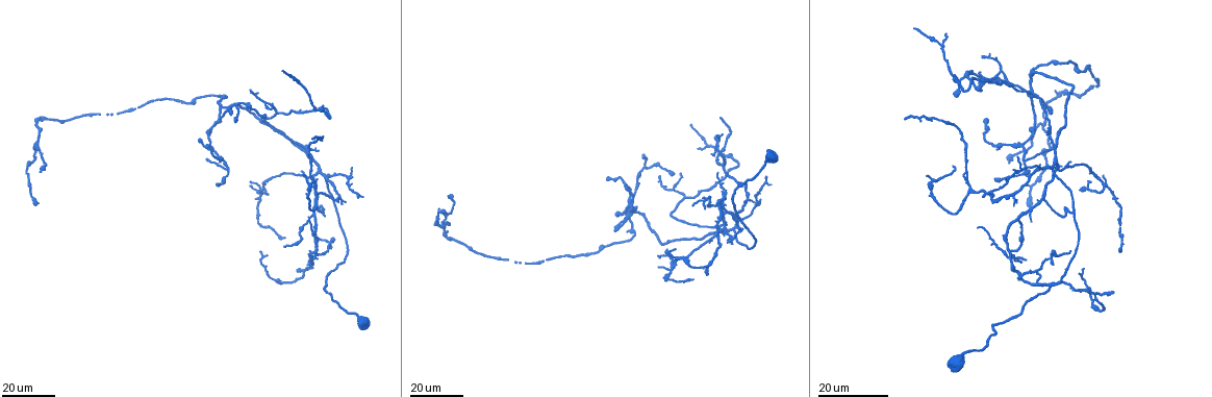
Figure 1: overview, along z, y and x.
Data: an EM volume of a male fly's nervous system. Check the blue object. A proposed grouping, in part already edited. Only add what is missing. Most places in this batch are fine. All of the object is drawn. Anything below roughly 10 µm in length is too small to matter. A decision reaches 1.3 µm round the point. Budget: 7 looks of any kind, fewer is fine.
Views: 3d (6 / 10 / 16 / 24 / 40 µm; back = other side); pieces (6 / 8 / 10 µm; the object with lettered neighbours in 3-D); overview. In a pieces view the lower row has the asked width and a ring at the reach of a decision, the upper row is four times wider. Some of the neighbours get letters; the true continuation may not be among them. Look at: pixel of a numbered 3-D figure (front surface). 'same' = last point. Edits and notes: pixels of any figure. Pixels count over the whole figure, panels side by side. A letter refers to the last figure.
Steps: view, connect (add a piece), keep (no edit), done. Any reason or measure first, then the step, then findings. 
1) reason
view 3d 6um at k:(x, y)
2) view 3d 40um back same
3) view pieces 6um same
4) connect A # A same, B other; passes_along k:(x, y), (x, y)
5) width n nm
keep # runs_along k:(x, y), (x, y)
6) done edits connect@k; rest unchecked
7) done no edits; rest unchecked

branch stops here
view 3d 16um at 1:(285, 246)

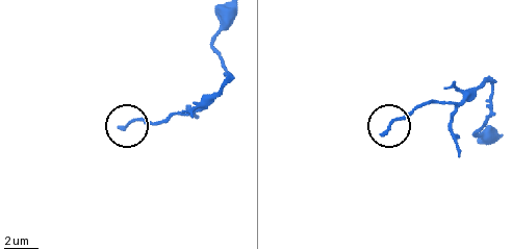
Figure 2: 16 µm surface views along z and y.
view pieces 8um at 2:(383, 133)

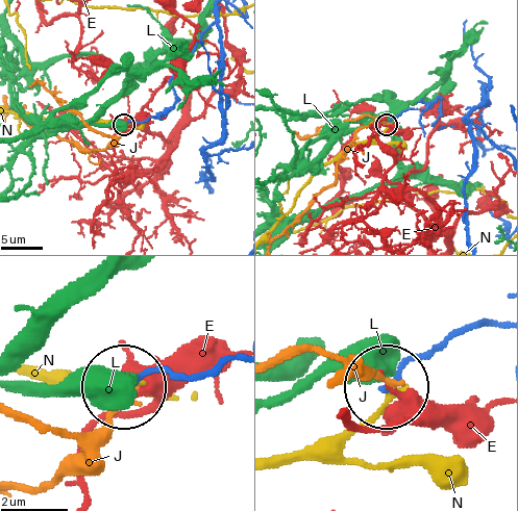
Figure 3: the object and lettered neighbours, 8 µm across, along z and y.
keep # E other, J other, L other, N other; runs_along 3:(498, 327), (439, 341), (391, 383); no lettered piece goes on from it

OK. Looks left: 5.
end of a long branch
view 3d 24um at 1:(312, 140)

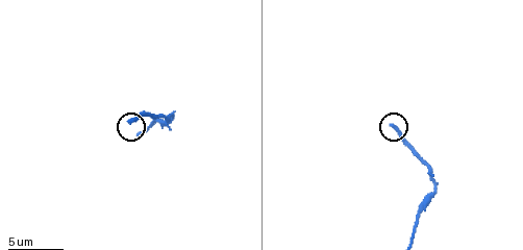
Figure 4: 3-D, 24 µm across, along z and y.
view pieces 8um at 4:(393, 127)

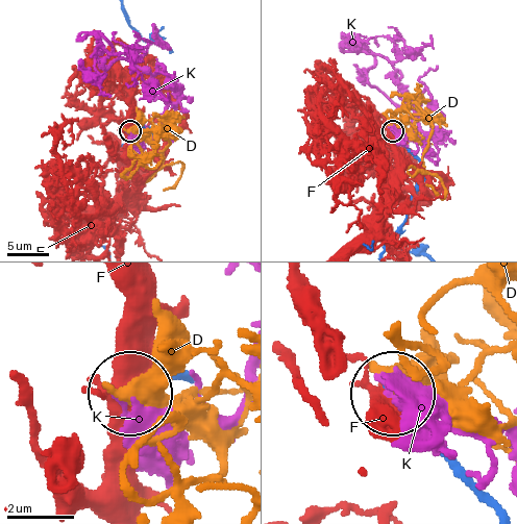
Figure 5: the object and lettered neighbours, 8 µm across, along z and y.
width 240 nm
keep # D other, F other, K other; none of them fits

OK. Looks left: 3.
thin end
view 3d 16um at 1:(282, 71)

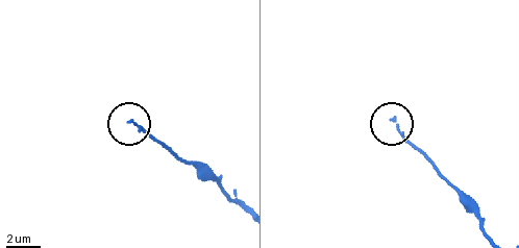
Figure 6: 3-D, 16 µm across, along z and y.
view pieces 10um at 6:(392, 120)

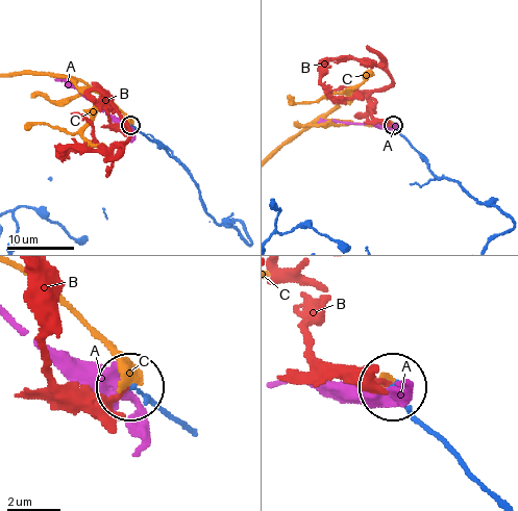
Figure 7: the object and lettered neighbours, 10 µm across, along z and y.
width 130 nm
keep # A other, B other, C other; none of them fits

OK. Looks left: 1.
done no edits; rest unchecked

